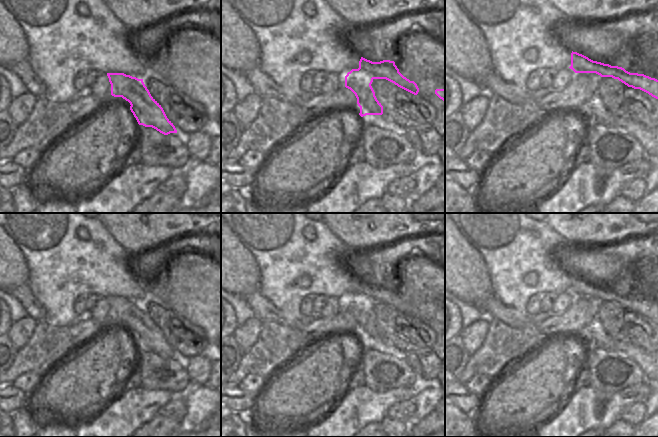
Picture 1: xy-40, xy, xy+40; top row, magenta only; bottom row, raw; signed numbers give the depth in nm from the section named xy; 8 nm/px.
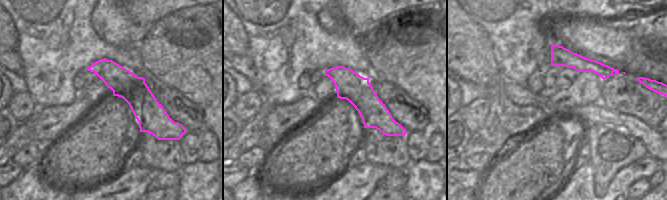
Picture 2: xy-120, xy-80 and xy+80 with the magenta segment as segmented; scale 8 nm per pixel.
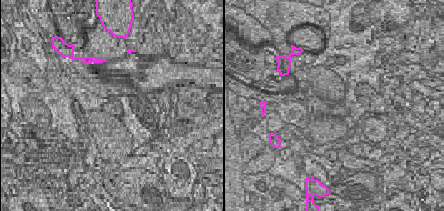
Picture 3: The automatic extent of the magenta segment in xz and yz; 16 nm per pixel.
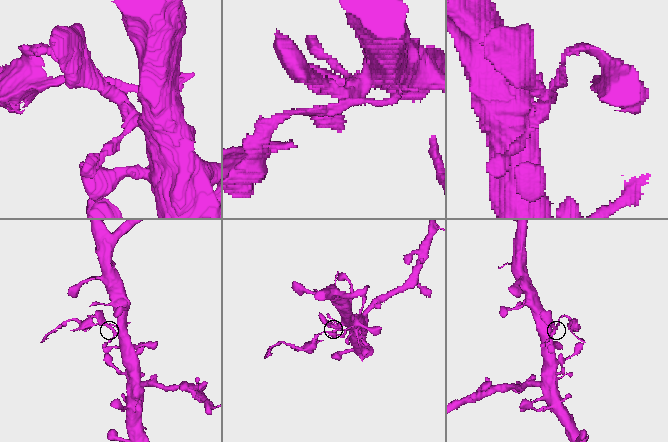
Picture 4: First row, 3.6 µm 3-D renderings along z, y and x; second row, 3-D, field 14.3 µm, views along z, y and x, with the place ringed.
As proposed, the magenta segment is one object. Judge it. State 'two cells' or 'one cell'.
two cells

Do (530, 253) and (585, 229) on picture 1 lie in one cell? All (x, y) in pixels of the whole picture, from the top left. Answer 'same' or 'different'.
different

